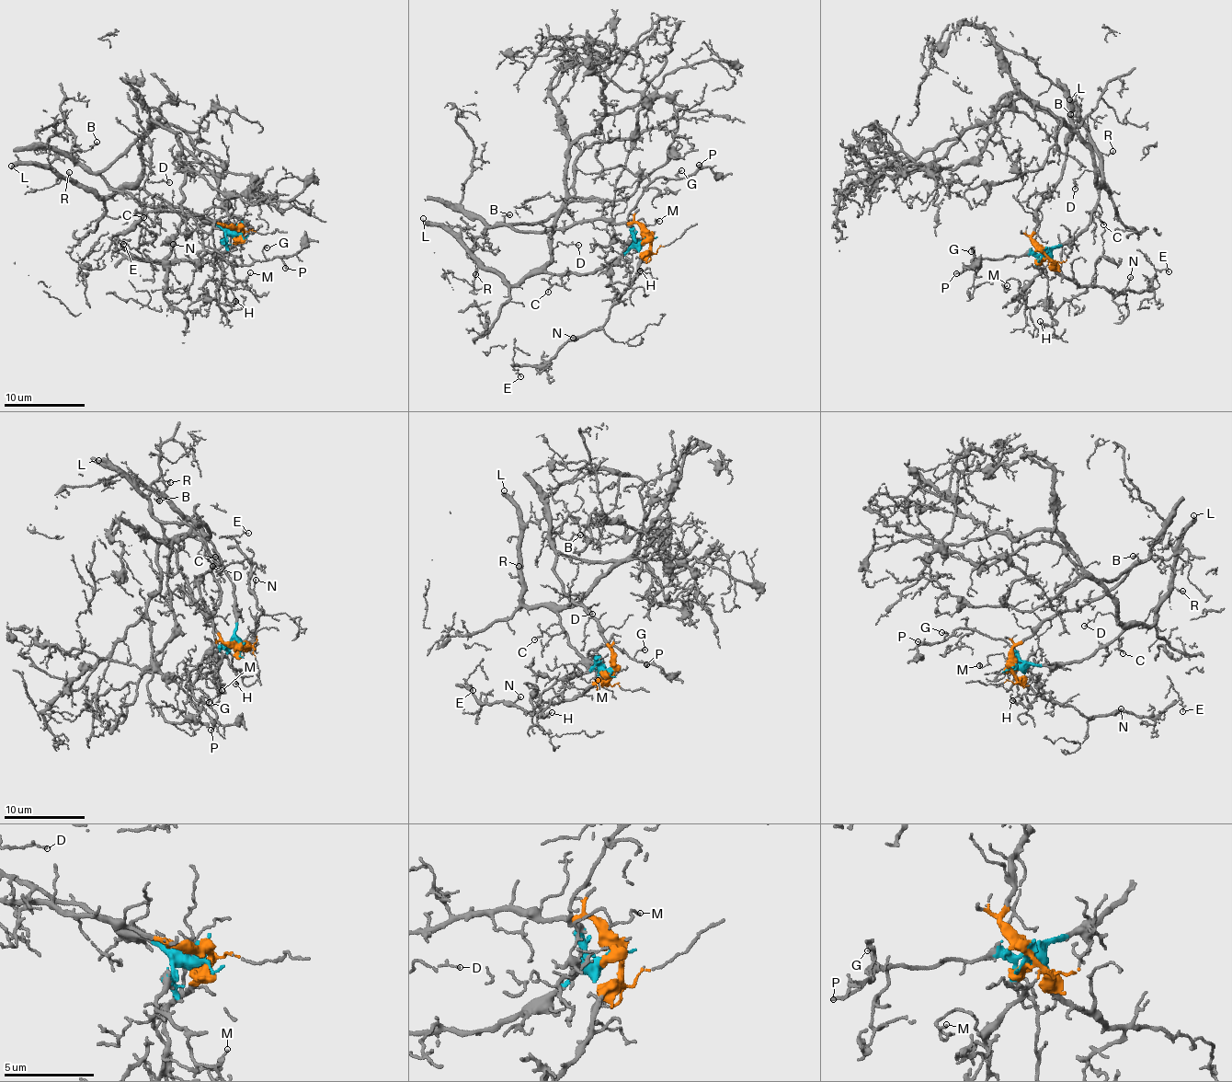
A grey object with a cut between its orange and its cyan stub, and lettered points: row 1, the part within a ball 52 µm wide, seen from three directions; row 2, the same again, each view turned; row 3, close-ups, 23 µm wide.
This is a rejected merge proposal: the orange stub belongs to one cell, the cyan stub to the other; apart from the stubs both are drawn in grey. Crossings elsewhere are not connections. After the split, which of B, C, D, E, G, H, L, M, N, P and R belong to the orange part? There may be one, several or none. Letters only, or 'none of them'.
B, E, N

